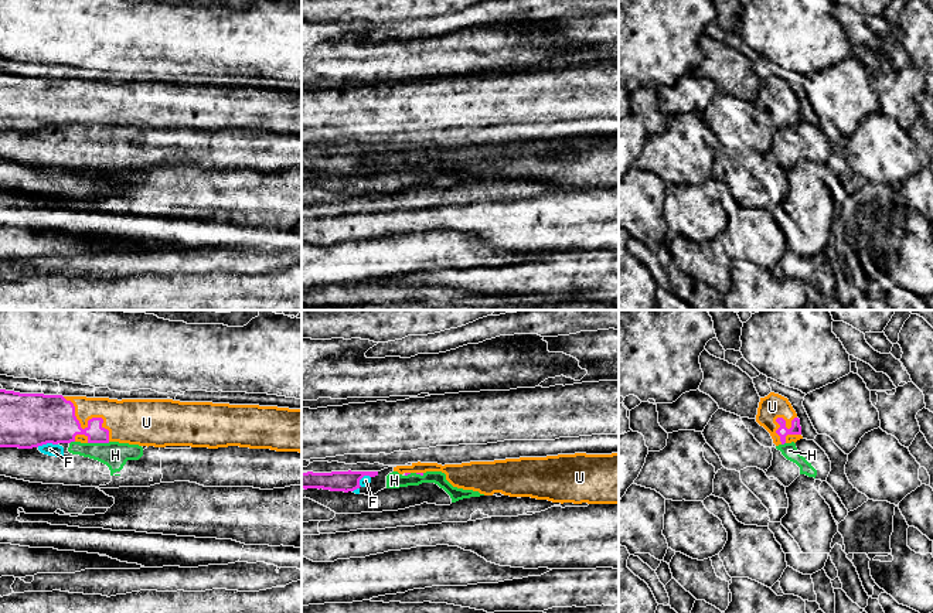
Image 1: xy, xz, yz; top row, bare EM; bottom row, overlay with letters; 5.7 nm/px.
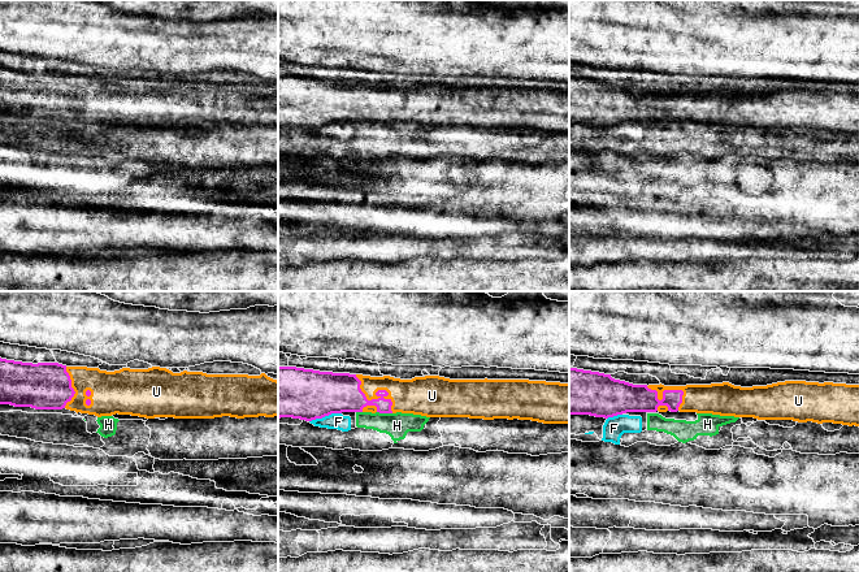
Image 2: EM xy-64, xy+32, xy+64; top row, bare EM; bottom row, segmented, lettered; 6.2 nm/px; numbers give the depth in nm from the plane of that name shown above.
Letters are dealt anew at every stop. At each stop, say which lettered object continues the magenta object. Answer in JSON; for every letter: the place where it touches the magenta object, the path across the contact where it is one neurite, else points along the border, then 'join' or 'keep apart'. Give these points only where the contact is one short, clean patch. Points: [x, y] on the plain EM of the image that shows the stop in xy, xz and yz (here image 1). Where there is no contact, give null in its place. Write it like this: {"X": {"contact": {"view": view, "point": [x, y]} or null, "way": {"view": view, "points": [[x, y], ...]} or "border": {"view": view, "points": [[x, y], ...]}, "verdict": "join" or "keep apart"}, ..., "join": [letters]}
{"F": {"contact": {"view": "xy", "point": [47, 125]}, "border": {"view": "xy", "points": [[57, 126], [37, 129]]}, "verdict": "keep apart"}, "H": {"contact": {"view": "xy", "point": [98, 125]}, "border": {"view": "xy", "points": [[109, 125], [88, 126]]}, "verdict": "keep apart"}, "U": {"contact": {"view": "xy", "point": [88, 106]}, "way": {"view": "xy", "points": [[44, 102], [88, 106], [92, 101], [129, 104]]}, "verdict": "join"}, "join": ["U"]}

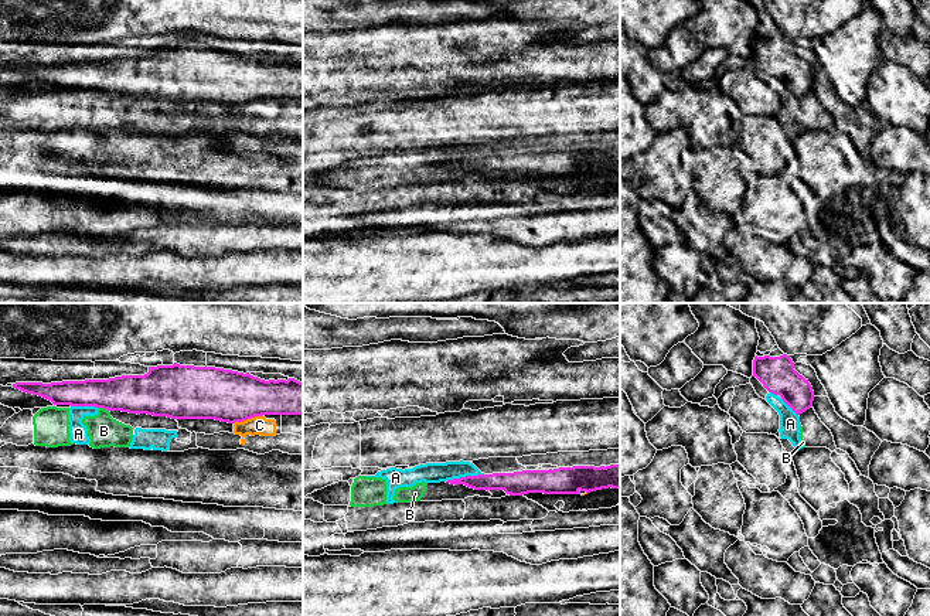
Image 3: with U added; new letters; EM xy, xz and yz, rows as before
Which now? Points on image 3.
{"A": {"contact": {"view": "xz", "point": [466, 159]}, "verdict": "keep apart"}, "B": {"contact": {"view": "xy", "point": [104, 91]}, "border": {"view": "xy", "points": [[98, 89], [108, 94]]}, "verdict": "keep apart"}, "C": {"contact": {"view": "xy", "point": [248, 101]}, "border": {"view": "xy", "points": [[262, 97], [234, 106]]}, "verdict": "keep apart"}, "join": []}

